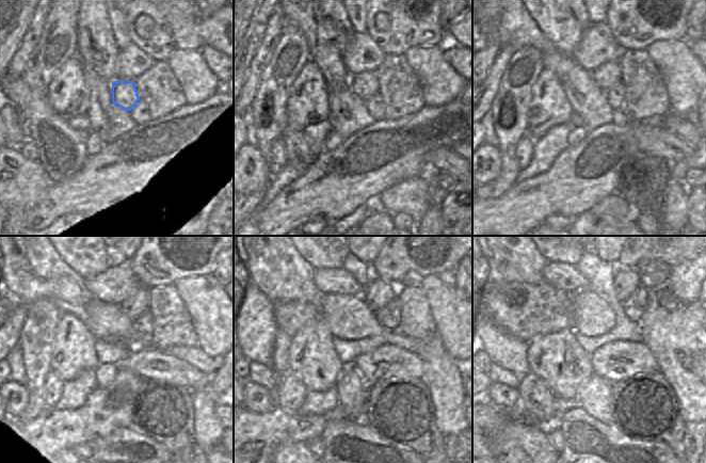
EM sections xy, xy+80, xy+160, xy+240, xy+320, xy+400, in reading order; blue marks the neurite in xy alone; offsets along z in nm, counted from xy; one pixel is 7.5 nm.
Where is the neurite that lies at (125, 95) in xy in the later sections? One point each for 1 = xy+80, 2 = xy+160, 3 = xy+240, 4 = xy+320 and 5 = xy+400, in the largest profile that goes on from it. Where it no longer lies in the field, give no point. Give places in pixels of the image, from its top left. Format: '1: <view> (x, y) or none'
1: xy+80 (365, 84)
2: xy+160 (606, 76)
3: xy+240 (137, 304)
4: xy+320 (380, 292)
5: xy+400 (626, 282)

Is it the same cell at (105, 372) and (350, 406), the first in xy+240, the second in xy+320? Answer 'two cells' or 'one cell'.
one cell

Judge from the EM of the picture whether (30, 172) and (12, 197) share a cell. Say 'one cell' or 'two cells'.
one cell

